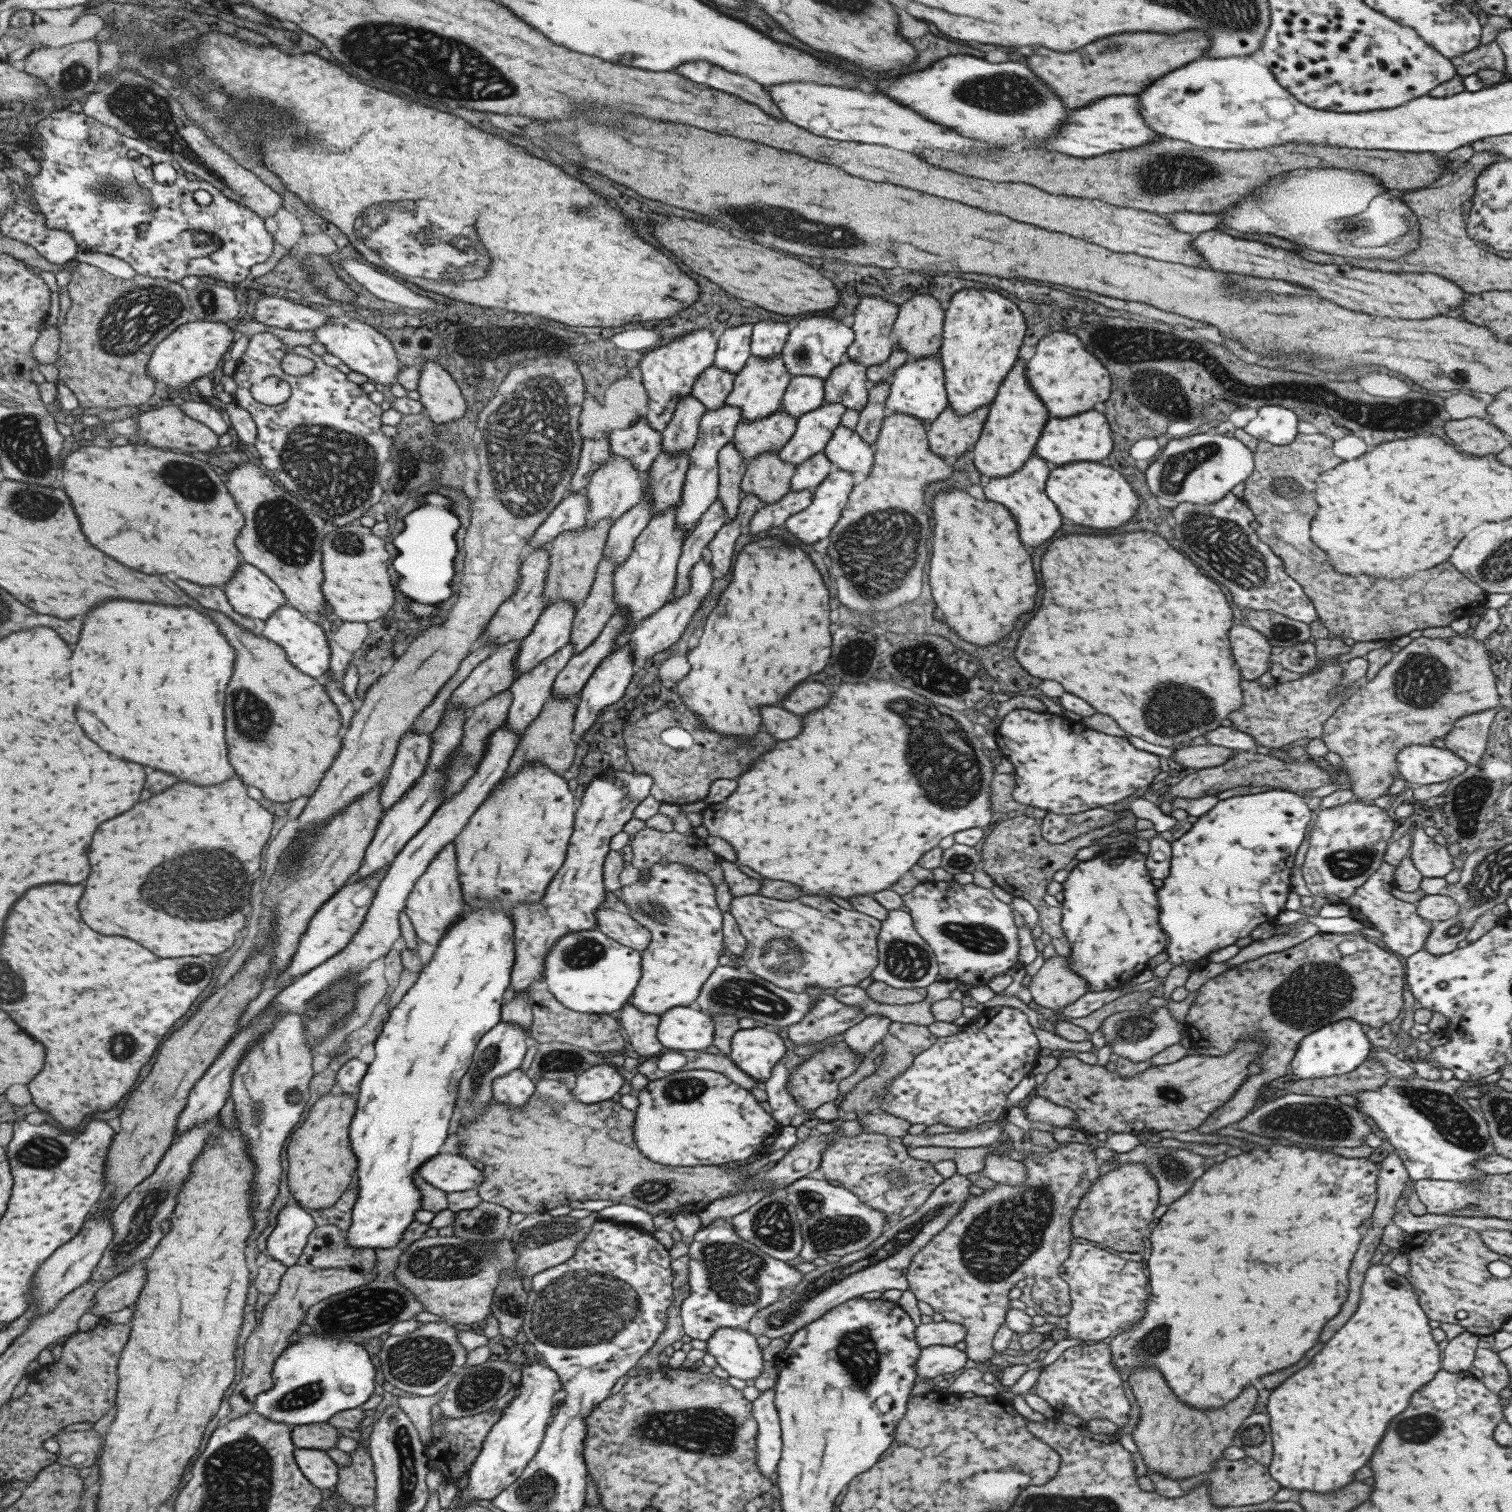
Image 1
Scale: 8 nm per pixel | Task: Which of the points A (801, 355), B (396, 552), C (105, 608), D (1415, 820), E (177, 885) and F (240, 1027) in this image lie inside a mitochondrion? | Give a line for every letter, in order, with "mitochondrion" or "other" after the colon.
A: mitochondrion
B: other
C: other
D: other
E: mitochondrion
F: other

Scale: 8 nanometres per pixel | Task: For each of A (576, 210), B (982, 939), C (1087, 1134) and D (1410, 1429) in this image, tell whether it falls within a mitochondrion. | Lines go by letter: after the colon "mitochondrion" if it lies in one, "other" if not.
A: mitochondrion
B: mitochondrion
C: other
D: mitochondrion

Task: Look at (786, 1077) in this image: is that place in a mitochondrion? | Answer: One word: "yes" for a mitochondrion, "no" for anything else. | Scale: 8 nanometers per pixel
no

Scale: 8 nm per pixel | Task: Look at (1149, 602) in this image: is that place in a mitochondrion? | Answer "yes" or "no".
no

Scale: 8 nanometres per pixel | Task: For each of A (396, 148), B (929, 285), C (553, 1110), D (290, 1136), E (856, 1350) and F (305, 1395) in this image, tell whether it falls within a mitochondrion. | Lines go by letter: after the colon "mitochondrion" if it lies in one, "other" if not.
A: other
B: other
C: mitochondrion
D: other
E: mitochondrion
F: mitochondrion

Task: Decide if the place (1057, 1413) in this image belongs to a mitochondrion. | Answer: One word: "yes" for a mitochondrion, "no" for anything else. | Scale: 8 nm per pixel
no

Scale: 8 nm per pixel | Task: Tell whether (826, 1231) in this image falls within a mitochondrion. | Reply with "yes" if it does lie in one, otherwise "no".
yes

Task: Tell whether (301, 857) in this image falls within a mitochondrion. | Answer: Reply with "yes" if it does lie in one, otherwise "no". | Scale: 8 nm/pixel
yes

